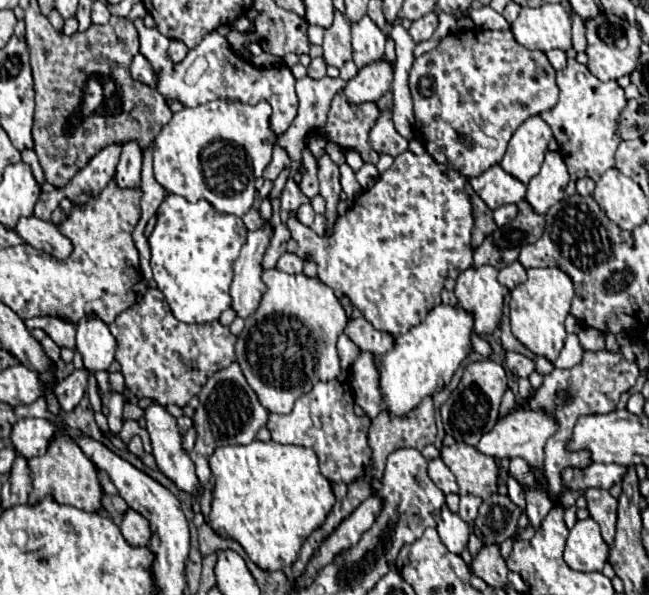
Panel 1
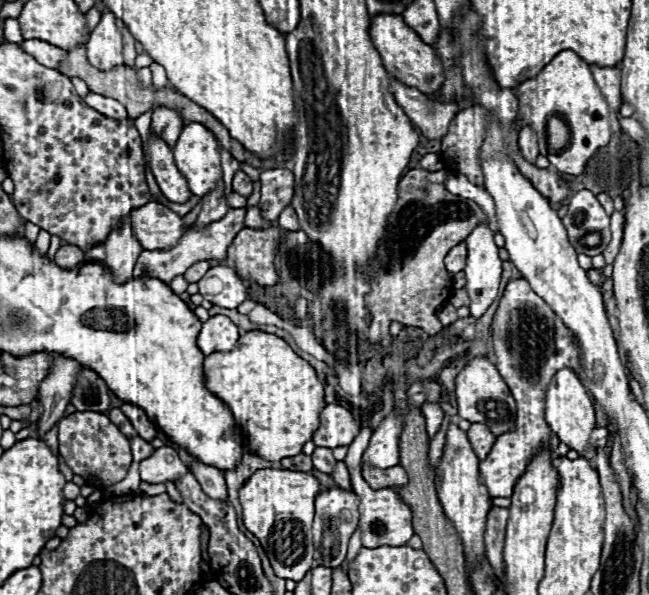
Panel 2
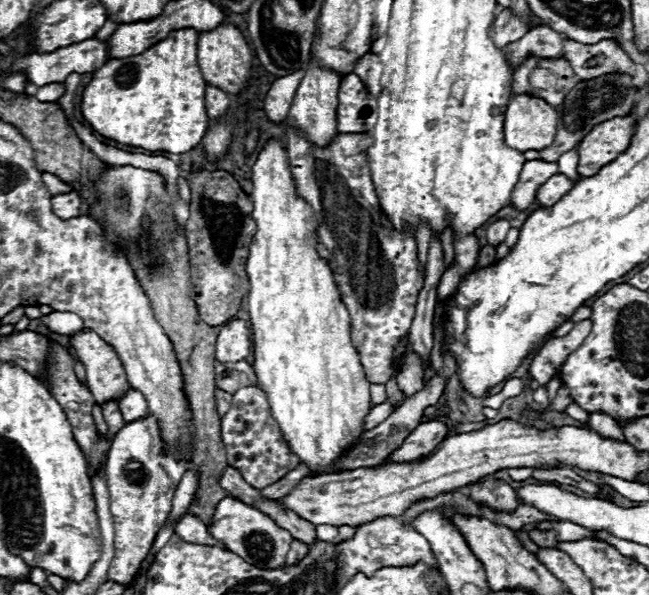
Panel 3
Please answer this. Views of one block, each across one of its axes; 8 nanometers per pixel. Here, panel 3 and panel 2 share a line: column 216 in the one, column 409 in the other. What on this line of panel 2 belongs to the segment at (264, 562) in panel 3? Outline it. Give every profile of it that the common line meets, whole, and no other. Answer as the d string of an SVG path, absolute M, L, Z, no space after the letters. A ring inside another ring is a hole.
M362 428L356 440L348 446L348 456L346 456L346 466L350 470L352 486L354 492L360 496L360 528L362 528L362 544L366 548L378 548L378 546L404 546L412 536L414 536L414 526L412 526L412 510L410 506L400 498L398 492L392 488L382 488L382 490L372 490L368 482L360 474L360 456L364 446L368 444L372 436L372 428Z

